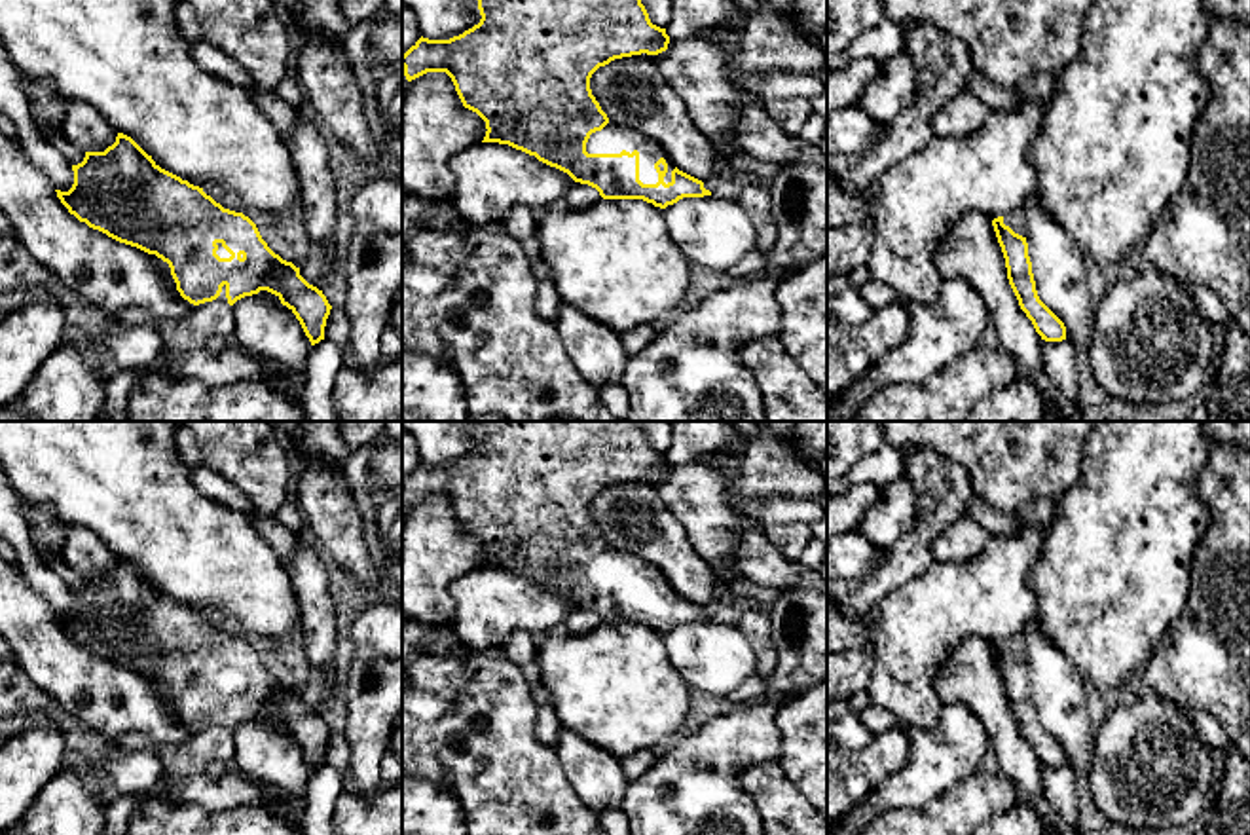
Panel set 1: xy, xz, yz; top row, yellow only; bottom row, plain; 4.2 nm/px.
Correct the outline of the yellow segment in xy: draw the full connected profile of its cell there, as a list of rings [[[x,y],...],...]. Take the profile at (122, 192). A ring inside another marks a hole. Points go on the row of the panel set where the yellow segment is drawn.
[[[118,133],[112,146],[85,152],[72,171],[72,188],[55,190],[68,213],[89,228],[167,262],[184,300],[193,306],[212,300],[233,306],[267,290],[296,315],[311,345],[324,340],[332,306],[322,290],[309,285],[300,268],[275,254],[248,216],[224,209],[203,188],[161,169],[131,137]]]

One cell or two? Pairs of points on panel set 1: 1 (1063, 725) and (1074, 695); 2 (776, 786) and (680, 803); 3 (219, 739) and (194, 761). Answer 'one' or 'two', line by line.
1: one
2: two
3: one

